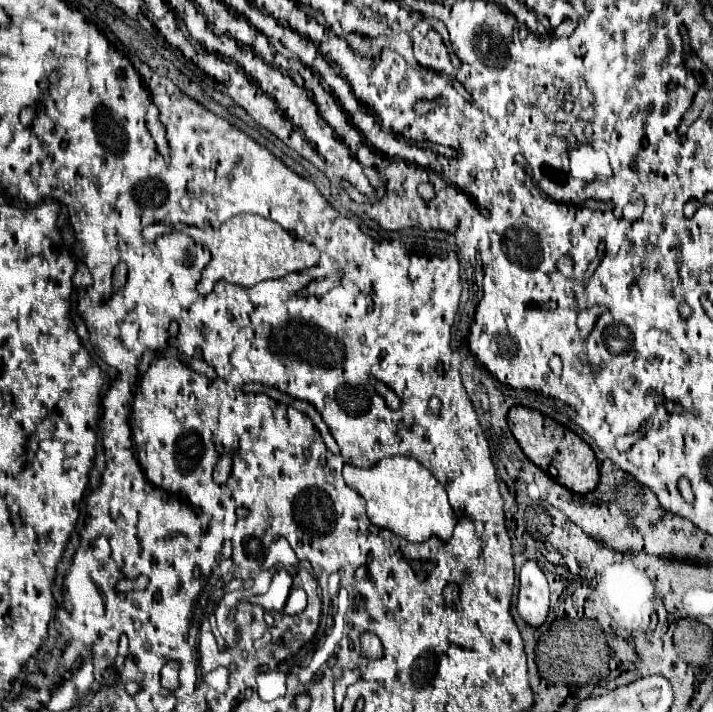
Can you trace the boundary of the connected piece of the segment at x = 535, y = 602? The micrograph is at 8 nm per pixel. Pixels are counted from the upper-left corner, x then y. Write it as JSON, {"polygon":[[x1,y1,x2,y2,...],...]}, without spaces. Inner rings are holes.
{"polygon":[[525,561,519,573,517,613,533,629,541,627,549,617,549,585,535,561]]}

